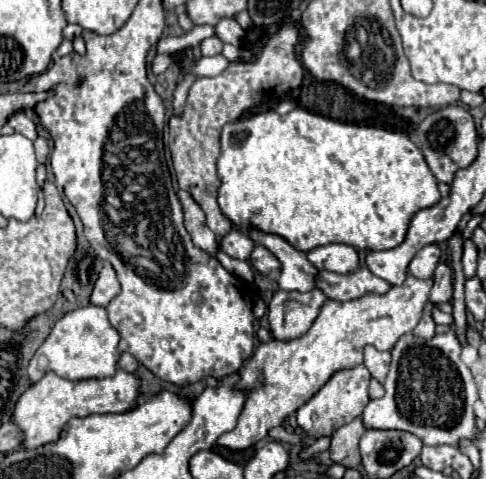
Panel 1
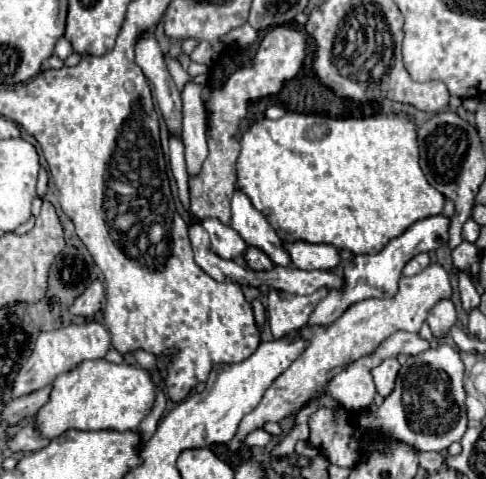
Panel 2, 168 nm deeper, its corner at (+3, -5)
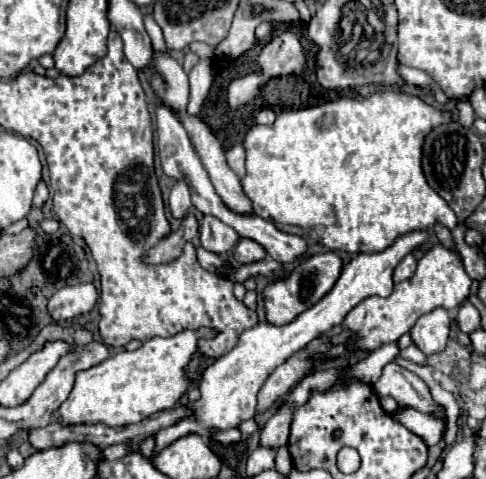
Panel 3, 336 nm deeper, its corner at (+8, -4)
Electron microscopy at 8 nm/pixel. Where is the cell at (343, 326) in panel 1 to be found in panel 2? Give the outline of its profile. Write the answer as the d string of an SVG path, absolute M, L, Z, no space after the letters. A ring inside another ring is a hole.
M431 263L427 269L413 277L401 277L401 289L397 291L395 297L389 299L365 299L359 303L353 303L341 317L337 317L331 325L313 325L299 329L297 335L305 339L309 345L301 351L301 355L273 381L273 385L265 391L261 403L247 413L235 437L229 443L231 451L237 451L245 437L255 431L263 429L265 423L269 421L281 421L287 415L293 415L293 409L297 405L309 403L309 397L313 397L313 389L321 389L333 373L341 373L345 365L351 365L353 361L359 361L361 357L369 357L369 353L375 353L377 347L389 339L397 331L411 331L417 333L427 319L429 309L445 297L451 297L451 283L447 271L439 263Z

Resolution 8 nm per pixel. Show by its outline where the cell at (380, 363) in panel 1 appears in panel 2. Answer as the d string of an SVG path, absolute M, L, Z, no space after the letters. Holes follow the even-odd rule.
M385 359L381 361L381 365L377 365L373 369L373 381L375 381L375 387L377 387L377 393L381 397L387 397L393 389L393 383L395 383L395 377L397 377L397 371L399 371L399 361L397 359Z

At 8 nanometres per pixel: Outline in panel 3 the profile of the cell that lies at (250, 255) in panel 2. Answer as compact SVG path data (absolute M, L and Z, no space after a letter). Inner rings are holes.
M240 238L234 246L234 258L238 264L252 264L252 262L258 262L258 260L264 260L266 258L266 250L256 244L254 240L248 240L248 238Z

